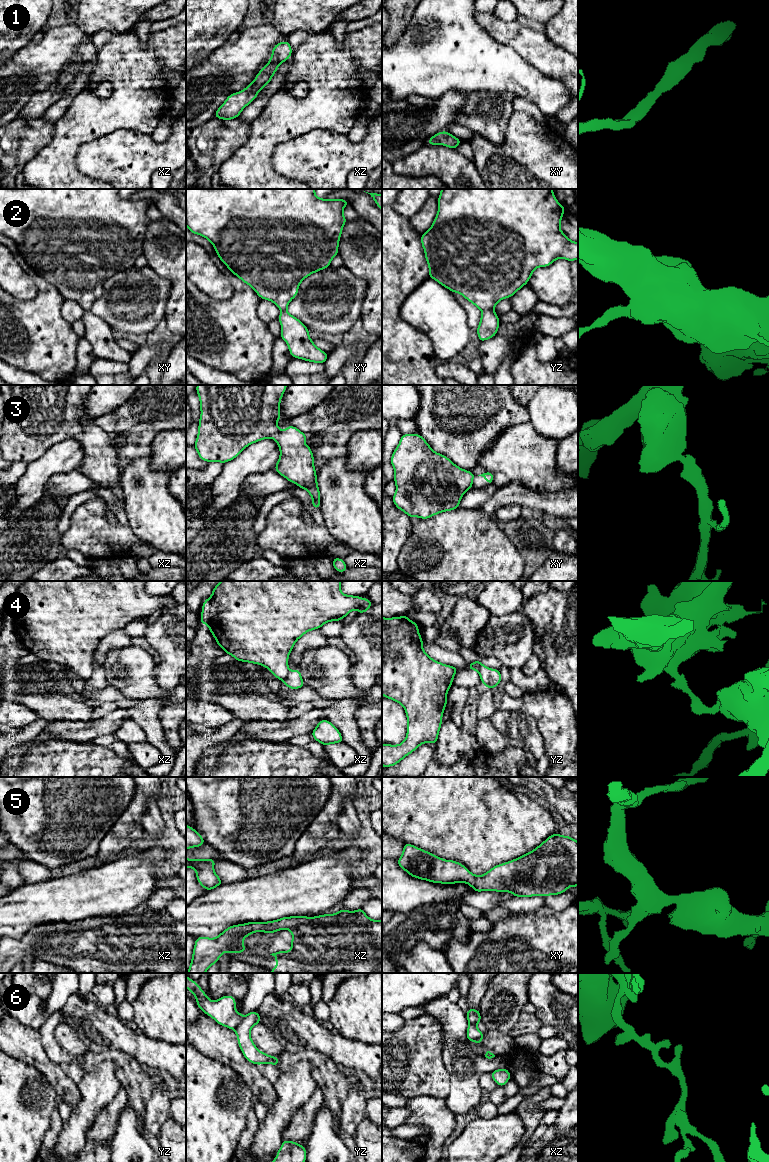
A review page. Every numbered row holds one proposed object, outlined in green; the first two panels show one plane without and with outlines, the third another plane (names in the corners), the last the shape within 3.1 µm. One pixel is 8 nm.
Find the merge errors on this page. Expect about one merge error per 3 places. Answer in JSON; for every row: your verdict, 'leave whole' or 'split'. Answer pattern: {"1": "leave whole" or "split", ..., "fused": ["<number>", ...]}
{"1": "leave whole", "2": "leave whole", "3": "leave whole", "4": "split", "5": "leave whole", "6": "split", "fused": ["4", "6"]}

